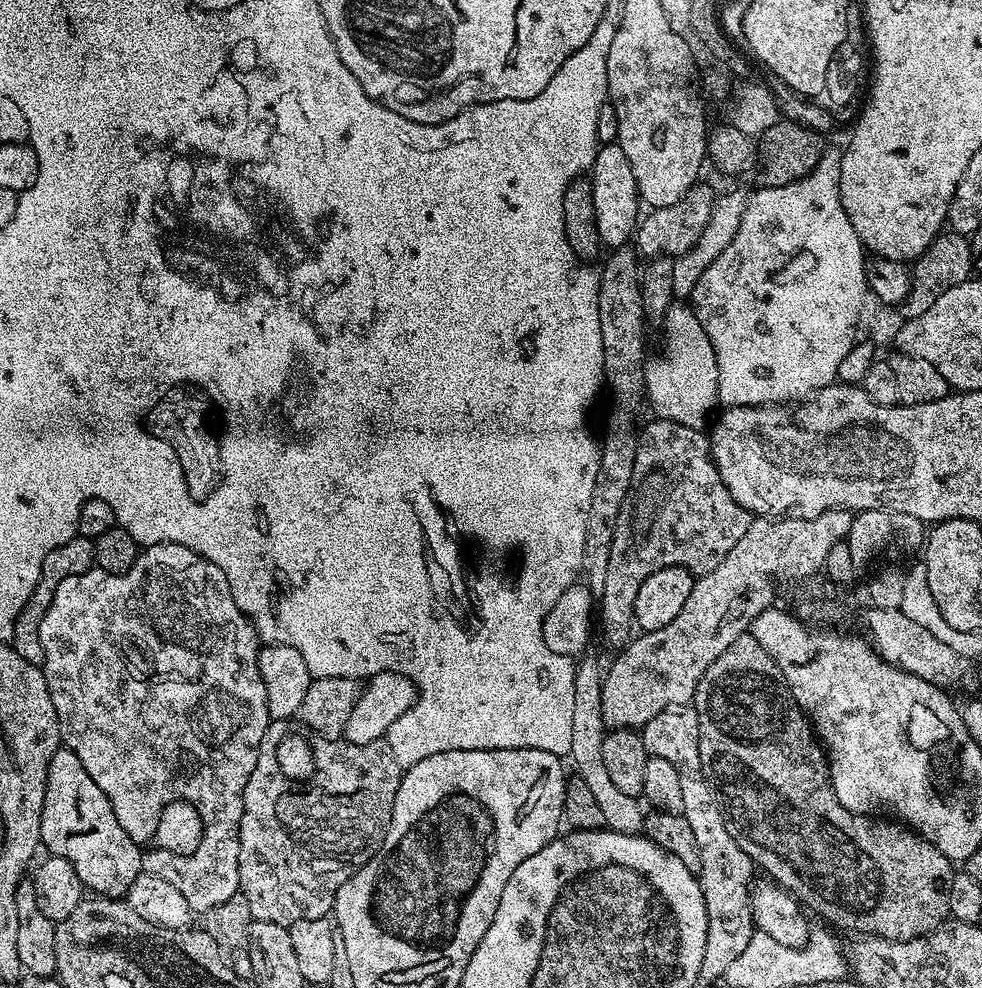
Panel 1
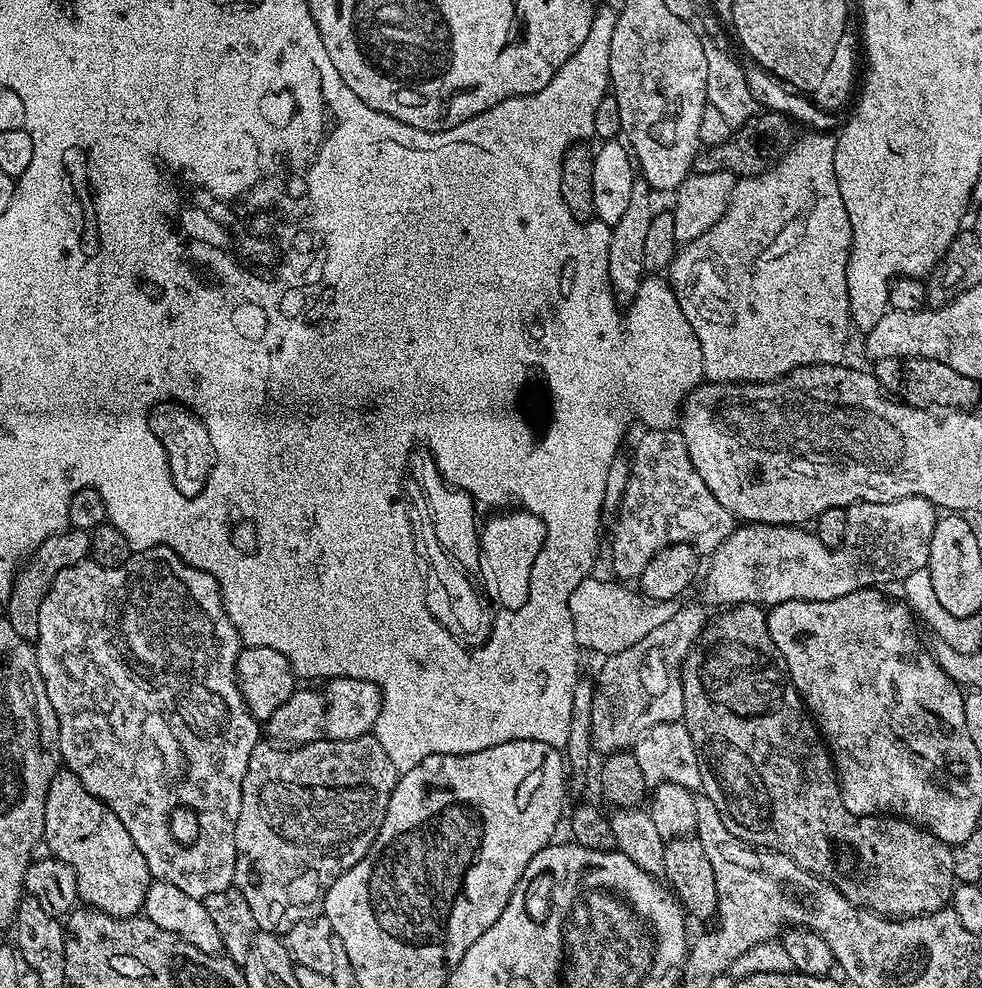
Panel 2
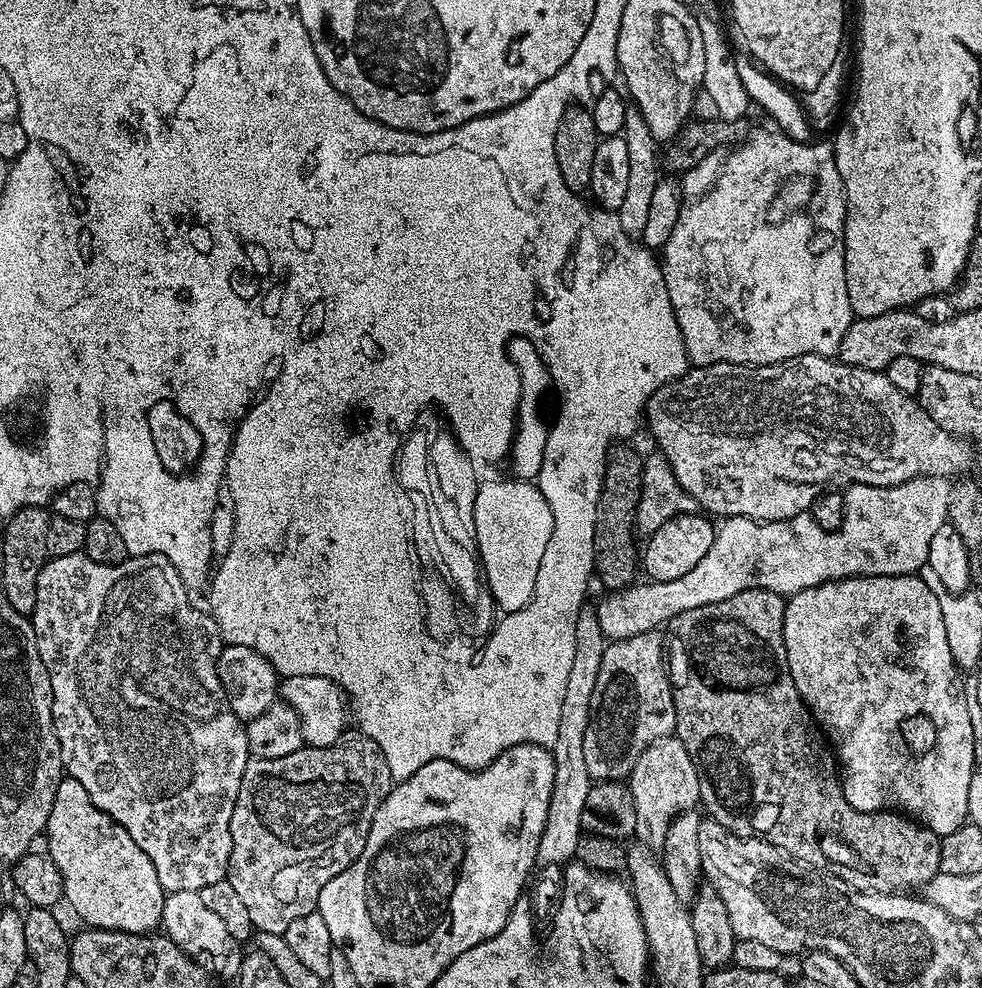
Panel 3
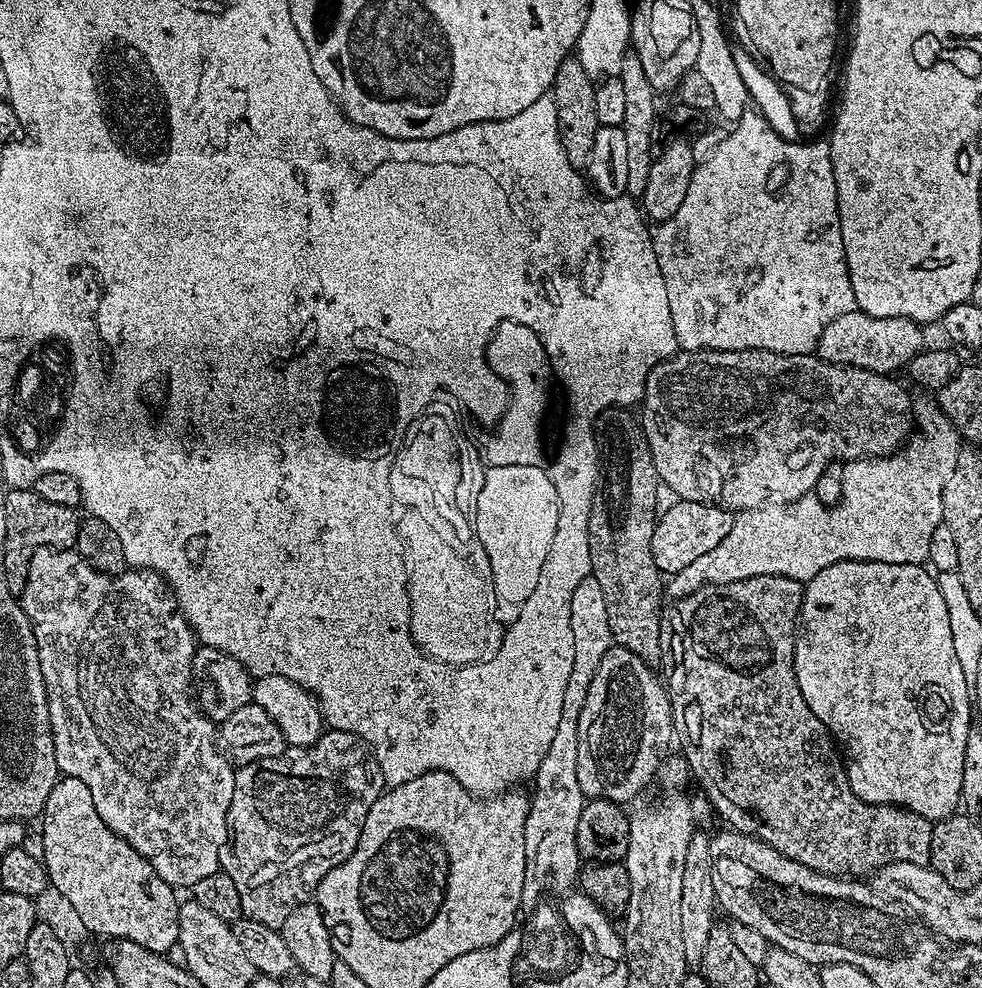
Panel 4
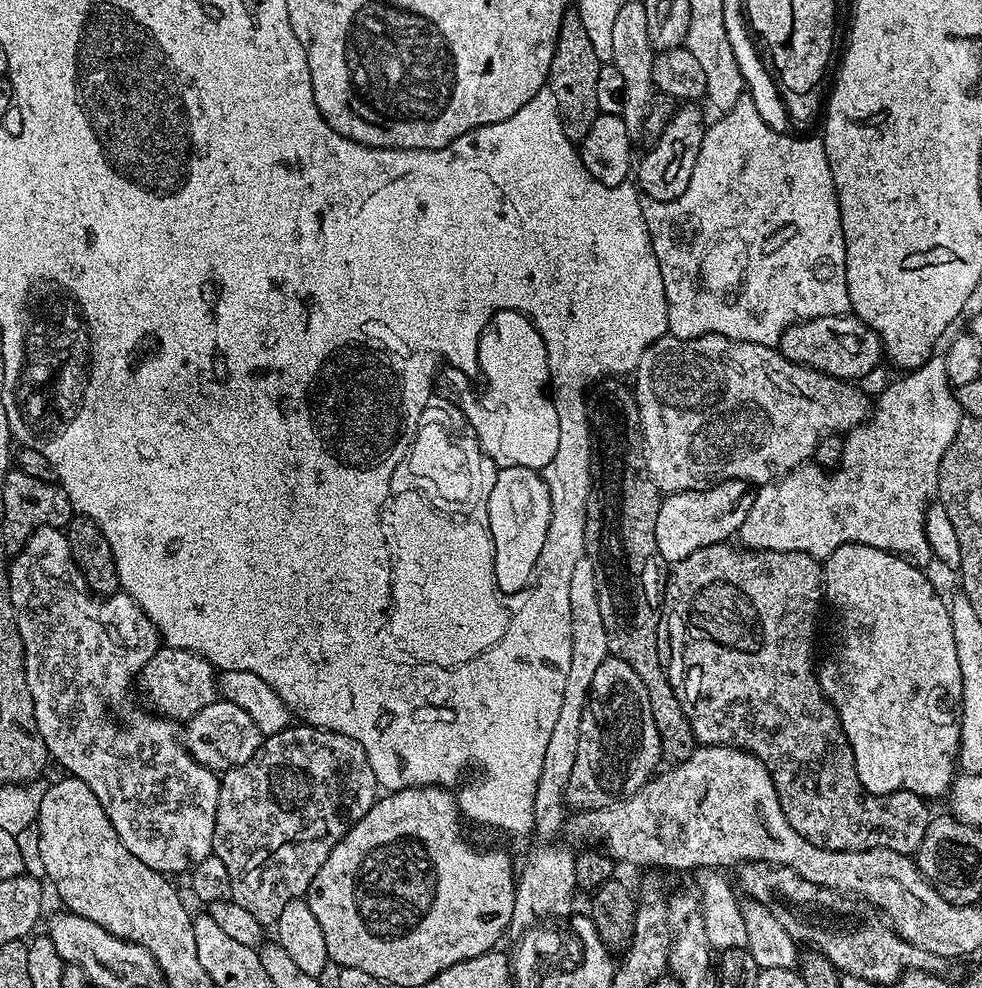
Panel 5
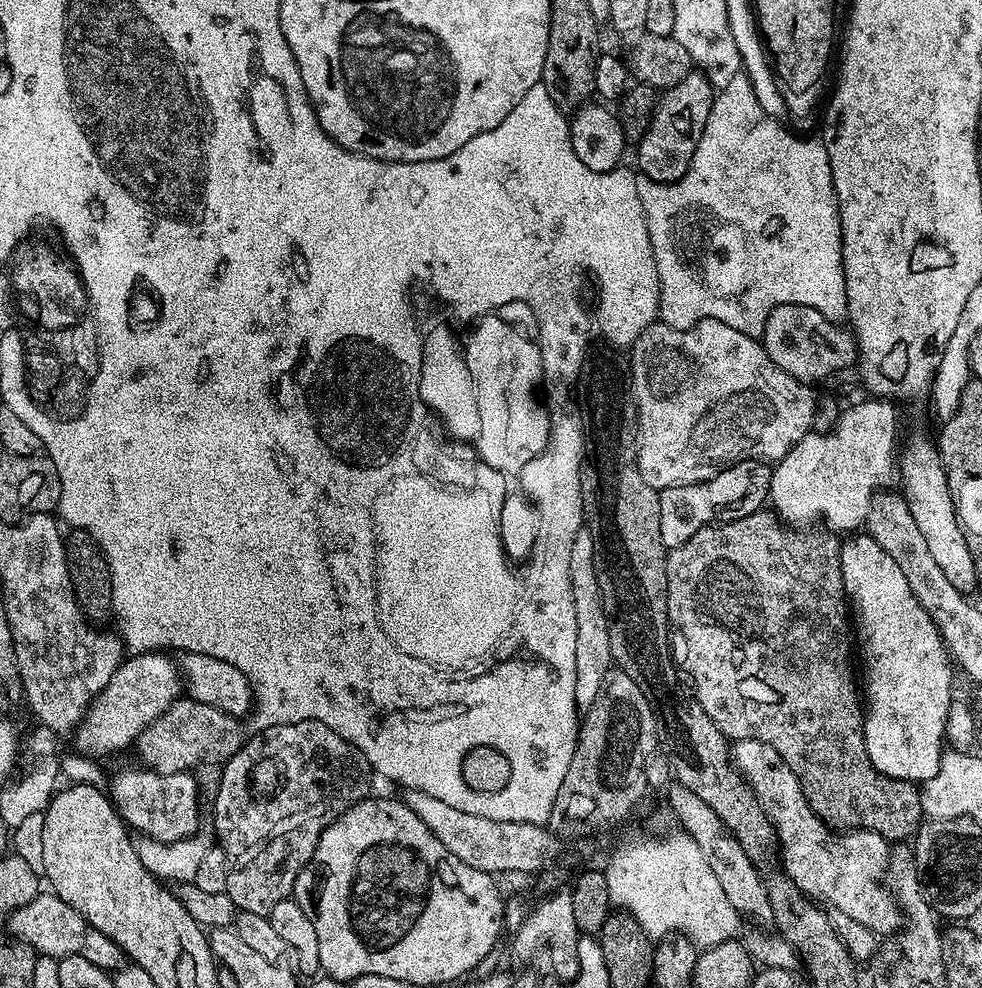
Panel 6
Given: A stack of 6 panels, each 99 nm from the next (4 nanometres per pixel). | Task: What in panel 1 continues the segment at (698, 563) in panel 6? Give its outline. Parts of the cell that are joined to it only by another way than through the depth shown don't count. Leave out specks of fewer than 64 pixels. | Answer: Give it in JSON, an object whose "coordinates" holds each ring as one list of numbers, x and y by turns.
{"coordinates":[[745,634,738,637,734,642,730,642,730,646,726,646,726,650,722,650,722,654,718,654,718,658,714,658,714,662,710,662,710,666,704,671,696,687,694,707,698,714,698,754,700,755,698,768,704,779,712,785,712,791,720,801,725,815,726,830,730,830,734,842,738,842,741,850,752,857,753,865,760,867,761,864,769,872,765,873,781,888,791,892,809,913,817,912,822,919,829,920,832,924,841,924,842,927,856,932,852,934,881,936,887,940,909,940,915,936,924,936,949,919,950,882,954,875,953,861,948,860,946,854,942,854,942,850,938,850,933,844,917,836,903,823,887,824,884,821,887,819,884,818,857,816,856,813,846,810,842,802,838,802,838,794,834,794,834,786,828,773,828,758,813,725,804,711,797,706,792,690,785,682,782,670,778,670,774,658,770,658,770,654,766,654,766,650,758,646,753,636]]}

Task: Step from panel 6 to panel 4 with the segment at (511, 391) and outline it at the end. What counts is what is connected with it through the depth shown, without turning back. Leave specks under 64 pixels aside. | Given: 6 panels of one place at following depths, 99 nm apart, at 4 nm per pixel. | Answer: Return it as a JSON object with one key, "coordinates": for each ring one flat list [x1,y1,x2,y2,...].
{"coordinates":[[504,324,504,328,496,332,496,340,492,340,492,364,496,364,496,372,504,372,504,376,512,380,516,400,512,400,508,424,496,428,498,438,491,444,488,456,501,466,534,466,540,456,540,436,546,431,540,425,540,408,544,408,544,395,554,384,552,368,544,361,536,336,532,336,528,328,520,328,520,324]]}

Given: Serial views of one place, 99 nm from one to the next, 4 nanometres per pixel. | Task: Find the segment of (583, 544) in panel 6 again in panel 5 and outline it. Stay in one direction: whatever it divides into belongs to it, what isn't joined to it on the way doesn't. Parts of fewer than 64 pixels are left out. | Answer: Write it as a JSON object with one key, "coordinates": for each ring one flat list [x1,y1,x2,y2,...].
{"coordinates":[[587,559,578,561,570,574,570,670,566,673,566,690,562,690,562,707,558,710,558,722,546,745,546,759,542,762,542,778,538,780,534,798,534,832,540,836,561,835,566,824,564,791,570,782,570,770,574,770,574,758,578,755,578,734,582,734,582,714,590,694,590,682,598,666,609,656,606,642,606,626,602,626,602,610,598,606,598,578,594,578,594,566]]}

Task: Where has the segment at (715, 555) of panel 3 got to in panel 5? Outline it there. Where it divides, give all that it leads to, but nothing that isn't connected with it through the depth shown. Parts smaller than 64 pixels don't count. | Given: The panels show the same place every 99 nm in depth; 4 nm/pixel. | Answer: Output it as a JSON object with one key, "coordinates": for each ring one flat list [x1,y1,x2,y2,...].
{"coordinates":[[933,354,922,367,903,375,901,380,886,385,877,400,875,397,868,419,847,433,839,468,827,472,815,462,801,464,779,480,763,485,757,491,760,493,752,496,748,517,738,533,739,543,745,549,805,552,807,556,826,558,843,544,865,544,887,548,917,566,933,563,924,518,930,501,937,495,942,454,946,454,950,442,954,442,954,434,958,434,962,409,959,395,948,381,943,355]]}

